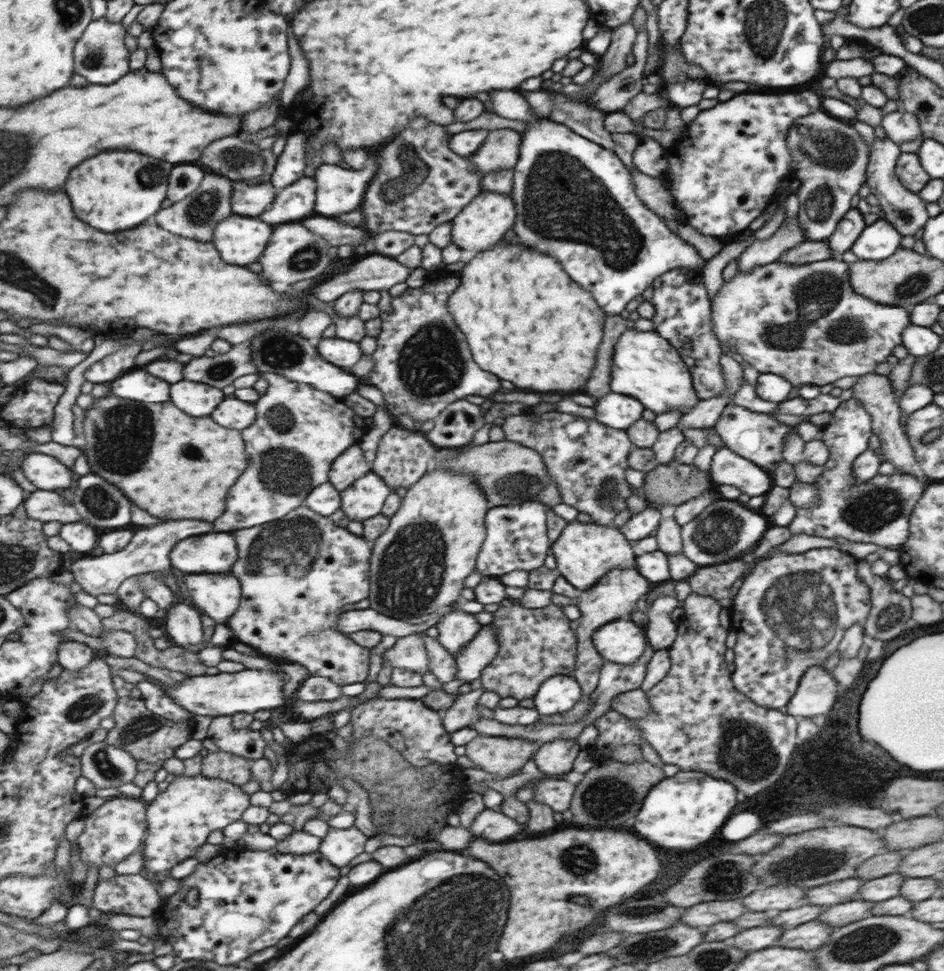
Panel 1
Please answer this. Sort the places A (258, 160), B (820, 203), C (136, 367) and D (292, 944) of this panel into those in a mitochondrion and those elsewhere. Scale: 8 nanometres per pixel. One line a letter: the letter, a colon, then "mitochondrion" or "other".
A: mitochondrion
B: mitochondrion
C: other
D: other

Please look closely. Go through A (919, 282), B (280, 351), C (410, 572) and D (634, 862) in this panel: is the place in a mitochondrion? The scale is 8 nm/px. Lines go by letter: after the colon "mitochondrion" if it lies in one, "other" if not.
A: mitochondrion
B: mitochondrion
C: mitochondrion
D: other

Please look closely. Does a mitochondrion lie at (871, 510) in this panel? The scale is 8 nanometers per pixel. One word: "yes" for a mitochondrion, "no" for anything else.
yes

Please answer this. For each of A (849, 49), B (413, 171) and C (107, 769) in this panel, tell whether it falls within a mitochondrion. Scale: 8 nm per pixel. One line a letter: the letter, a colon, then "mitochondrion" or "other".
A: other
B: mitochondrion
C: mitochondrion

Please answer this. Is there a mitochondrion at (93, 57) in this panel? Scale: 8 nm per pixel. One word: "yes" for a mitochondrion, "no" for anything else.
yes

